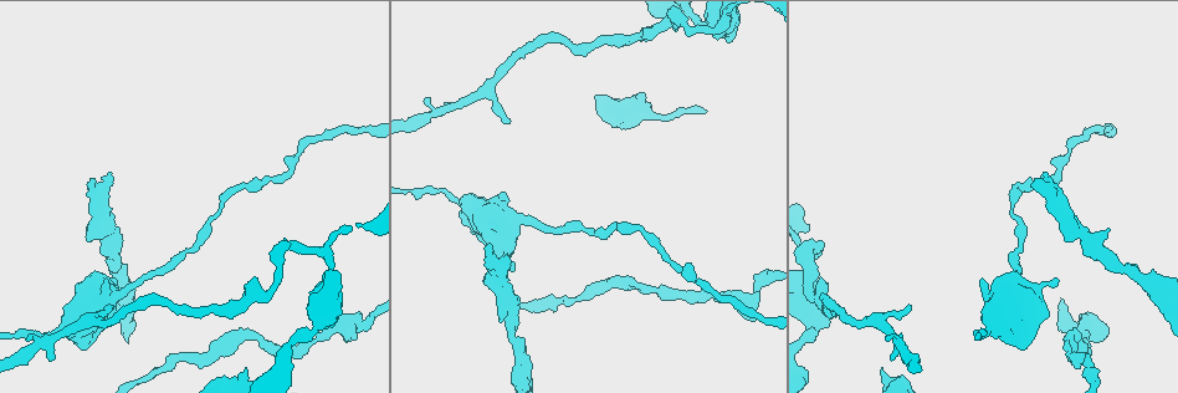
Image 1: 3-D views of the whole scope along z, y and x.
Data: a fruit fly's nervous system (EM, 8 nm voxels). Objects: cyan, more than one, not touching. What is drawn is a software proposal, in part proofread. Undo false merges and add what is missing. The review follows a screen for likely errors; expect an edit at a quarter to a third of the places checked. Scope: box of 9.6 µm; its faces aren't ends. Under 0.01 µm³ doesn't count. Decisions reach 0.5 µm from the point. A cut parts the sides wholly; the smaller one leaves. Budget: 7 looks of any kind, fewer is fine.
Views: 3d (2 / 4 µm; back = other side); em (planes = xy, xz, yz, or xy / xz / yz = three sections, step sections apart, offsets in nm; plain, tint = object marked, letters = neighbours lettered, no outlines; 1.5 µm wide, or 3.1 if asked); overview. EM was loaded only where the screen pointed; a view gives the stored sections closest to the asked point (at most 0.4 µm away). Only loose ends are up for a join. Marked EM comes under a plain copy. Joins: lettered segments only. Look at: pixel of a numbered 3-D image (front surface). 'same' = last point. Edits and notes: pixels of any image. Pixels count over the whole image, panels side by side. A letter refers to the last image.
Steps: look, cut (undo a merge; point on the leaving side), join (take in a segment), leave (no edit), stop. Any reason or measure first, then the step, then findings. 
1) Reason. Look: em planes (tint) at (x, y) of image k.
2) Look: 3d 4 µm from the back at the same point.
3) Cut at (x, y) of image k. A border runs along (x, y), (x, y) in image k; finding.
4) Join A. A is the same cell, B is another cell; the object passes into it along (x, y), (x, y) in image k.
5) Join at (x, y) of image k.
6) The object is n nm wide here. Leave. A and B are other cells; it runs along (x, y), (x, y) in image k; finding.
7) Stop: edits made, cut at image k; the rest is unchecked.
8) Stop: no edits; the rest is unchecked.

Sharp bend. Look: 3d 4 µm at (640, 285) of image 1.

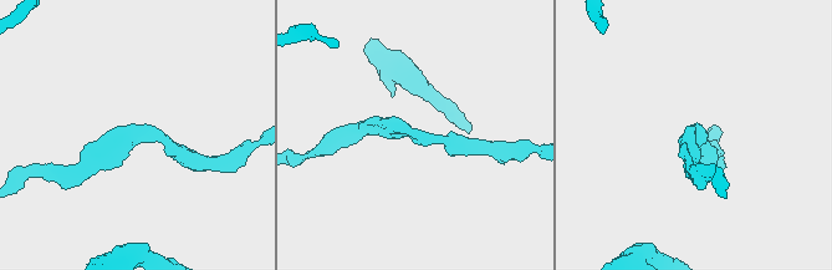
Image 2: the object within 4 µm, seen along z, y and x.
The arms are 200, 280 nm wide. Look: em planes (tint) at (697, 131) of image 2.

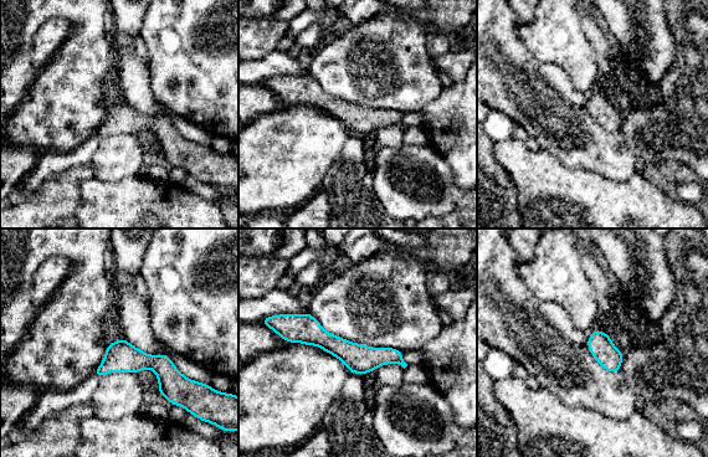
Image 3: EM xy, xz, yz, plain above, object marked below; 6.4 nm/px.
What lies round it. Look: em planes (letters) at the same point.

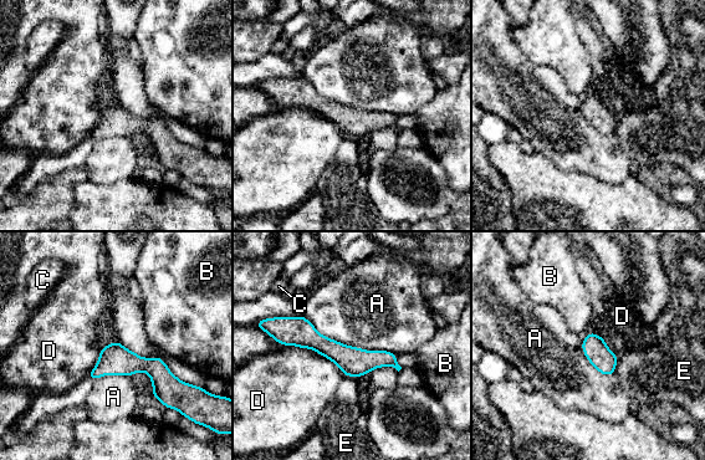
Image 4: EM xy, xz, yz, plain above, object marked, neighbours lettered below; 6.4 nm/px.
Leave. A, B, C, D and E are other cells; it runs along (279, 338), (393, 363) in image 4; one cell here.

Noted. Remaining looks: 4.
A narrow waist. Look: em xz step 4 (tint) at (221, 208) of image 1.

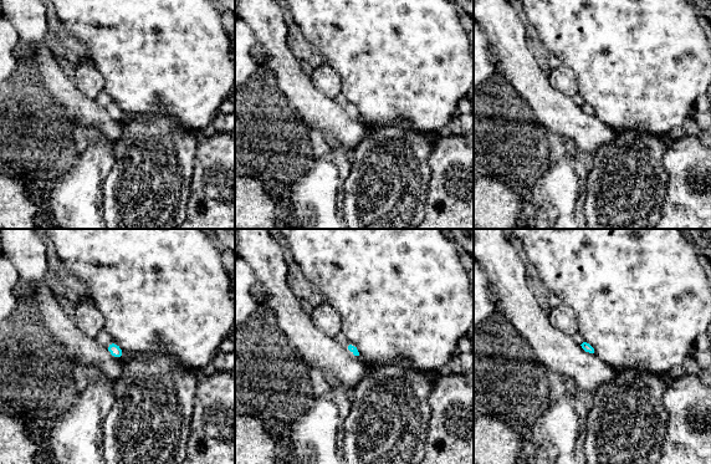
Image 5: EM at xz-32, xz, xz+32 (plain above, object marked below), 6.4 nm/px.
Another direction. Look: em planes (letters) at the same point.

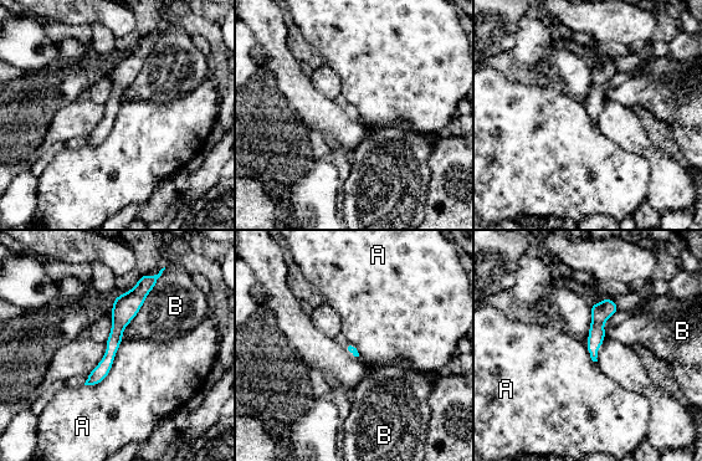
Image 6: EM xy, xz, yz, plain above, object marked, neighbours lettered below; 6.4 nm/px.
The object is 60 nm wide here. Leave. A and B are other cells; a border runs along (123, 337), (109, 373), (85, 385) in image 6; one cell here.

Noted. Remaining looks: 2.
Abrupt turn. Look: em yz step 4 (letters) at (810, 245) of image 1.

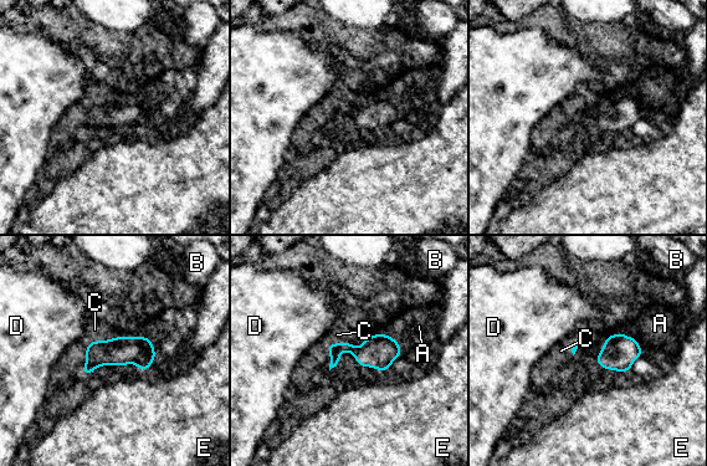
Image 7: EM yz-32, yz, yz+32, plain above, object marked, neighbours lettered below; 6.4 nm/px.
Another direction. Look: em planes (letters) at the same point.

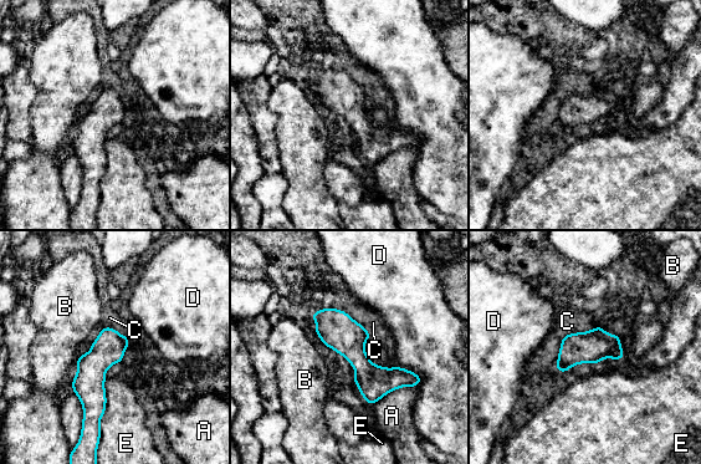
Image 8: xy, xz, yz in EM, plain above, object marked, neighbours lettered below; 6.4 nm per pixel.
The object is 220 nm wide here. Leave. A, B, C, D and E are other cells; it runs along (316, 316), (378, 378), (416, 381) in image 8; all the same cell.

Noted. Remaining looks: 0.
Stop: no edits; the rest is unchecked.

